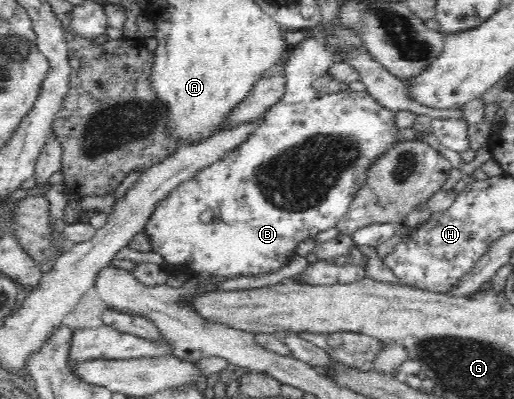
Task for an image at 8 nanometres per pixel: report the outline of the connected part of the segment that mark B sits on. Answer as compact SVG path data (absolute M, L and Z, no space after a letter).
M309 33L307 39L298 44L297 48L292 49L288 54L287 92L285 92L284 98L263 116L263 126L239 150L231 152L227 158L223 158L221 162L213 164L211 168L199 172L193 180L179 186L177 191L171 192L171 195L167 196L163 202L159 202L157 210L151 215L147 226L145 226L145 232L151 237L155 251L167 260L167 264L178 266L181 272L186 272L191 276L194 273L198 273L208 275L209 277L247 276L259 273L270 274L279 270L296 253L297 246L301 242L314 238L319 232L325 232L325 230L336 226L339 220L349 212L355 196L369 184L369 170L375 164L379 164L379 160L385 158L391 148L399 146L401 142L406 142L403 134L401 134L403 130L397 124L396 112L380 104L368 90L363 92L352 90L345 92L323 92L315 88L314 83L319 78L325 76L325 74L328 74L330 67L333 66L327 49L321 47L321 41L316 34Z

